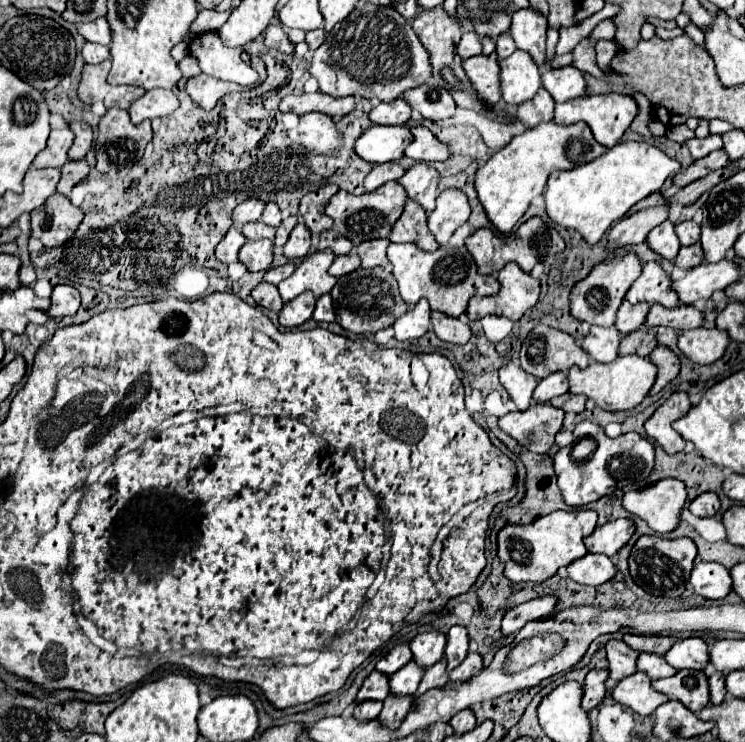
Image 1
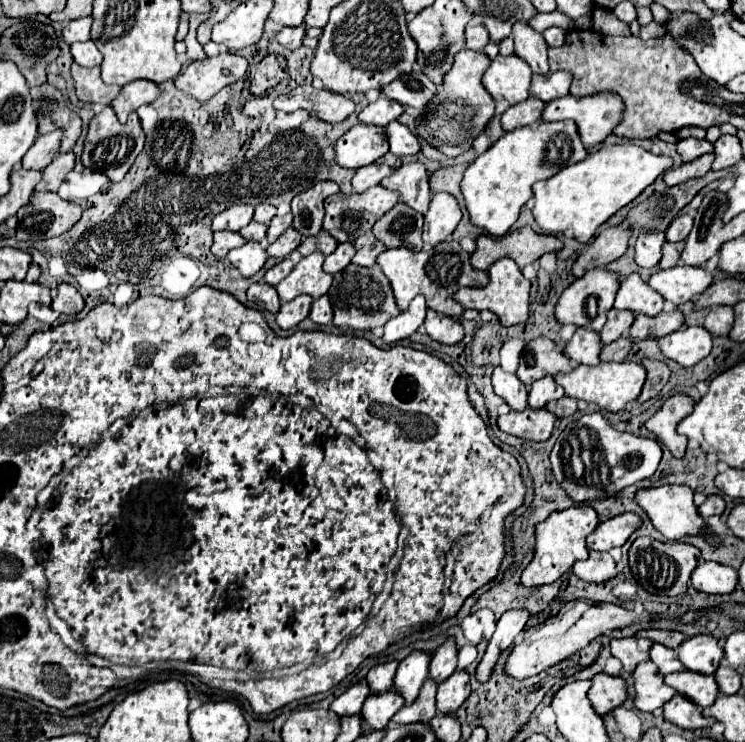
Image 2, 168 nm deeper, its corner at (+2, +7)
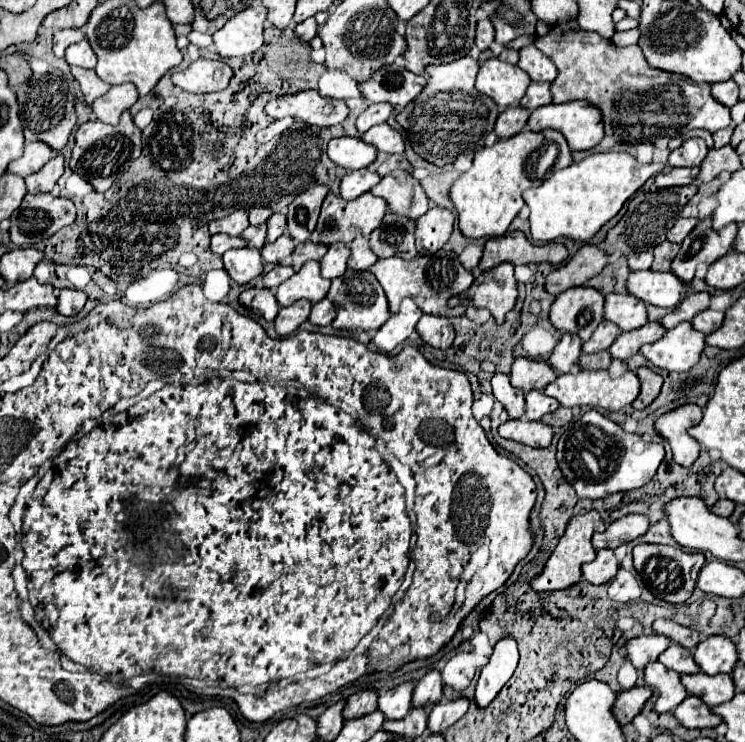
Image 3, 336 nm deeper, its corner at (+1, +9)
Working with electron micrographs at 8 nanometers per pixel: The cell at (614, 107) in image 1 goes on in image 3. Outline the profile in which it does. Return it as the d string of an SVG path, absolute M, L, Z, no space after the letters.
M585 101L539 107L537 111L531 111L527 127L529 131L561 131L571 151L593 149L603 139L601 113Z

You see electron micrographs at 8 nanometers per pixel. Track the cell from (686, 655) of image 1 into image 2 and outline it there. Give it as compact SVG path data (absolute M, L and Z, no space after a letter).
M694 635L676 649L676 655L680 663L690 669L704 675L712 675L716 671L716 665L722 659L722 647L712 635Z

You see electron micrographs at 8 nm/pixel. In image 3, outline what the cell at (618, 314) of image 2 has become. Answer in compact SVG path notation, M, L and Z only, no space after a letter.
M601 321L599 327L593 331L591 339L581 345L581 351L583 353L599 353L599 351L605 351L605 349L611 347L611 343L617 339L617 335L619 335L619 331L617 331L617 327L613 327L613 323Z

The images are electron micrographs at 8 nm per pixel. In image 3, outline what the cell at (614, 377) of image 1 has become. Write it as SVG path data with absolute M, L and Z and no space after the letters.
M569 371L565 375L559 375L549 387L545 387L545 395L557 399L563 407L601 407L605 411L619 411L625 405L631 405L639 395L639 379L633 371L627 371L625 375L613 379L607 371Z

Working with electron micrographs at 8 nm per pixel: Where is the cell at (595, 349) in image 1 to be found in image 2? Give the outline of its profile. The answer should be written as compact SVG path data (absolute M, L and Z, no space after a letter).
M578 327L574 337L568 341L564 353L568 353L568 357L576 363L584 363L584 365L598 365L600 363L600 351L602 351L602 341L600 341L600 333L594 329L584 329Z

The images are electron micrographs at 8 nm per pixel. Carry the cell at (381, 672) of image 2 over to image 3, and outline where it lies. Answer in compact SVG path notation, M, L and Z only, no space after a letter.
M363 689L363 691L357 691L351 697L347 697L345 707L343 707L343 719L345 721L357 719L363 715L369 715L375 709L377 709L377 693Z

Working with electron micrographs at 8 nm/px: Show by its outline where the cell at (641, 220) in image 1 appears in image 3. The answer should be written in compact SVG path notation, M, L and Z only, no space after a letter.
M583 245L571 261L553 269L545 279L545 291L559 295L571 287L585 285L607 265L607 255L597 245Z

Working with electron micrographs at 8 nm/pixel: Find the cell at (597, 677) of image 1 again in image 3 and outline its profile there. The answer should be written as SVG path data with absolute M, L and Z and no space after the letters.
M633 687L629 691L621 691L617 695L617 703L615 703L615 715L617 721L621 725L627 725L633 721L635 715L641 713L641 709L645 707L645 703L651 699L653 691L649 687Z

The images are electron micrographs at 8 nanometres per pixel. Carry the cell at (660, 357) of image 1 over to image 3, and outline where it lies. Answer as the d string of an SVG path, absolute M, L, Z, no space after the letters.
M641 367L637 371L637 377L641 381L641 393L639 397L633 401L633 407L635 409L645 409L661 391L661 383L663 383L663 377L657 375L655 371L647 369L647 367Z

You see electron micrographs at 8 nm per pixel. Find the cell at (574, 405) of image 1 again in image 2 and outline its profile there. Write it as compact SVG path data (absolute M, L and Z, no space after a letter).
M562 397L558 401L550 401L546 405L546 409L552 411L556 417L568 417L568 415L572 415L576 411L576 403L578 401L572 399L572 397Z

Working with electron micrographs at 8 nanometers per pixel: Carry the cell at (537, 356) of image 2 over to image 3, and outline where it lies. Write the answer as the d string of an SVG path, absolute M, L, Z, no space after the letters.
M517 357L511 369L511 385L521 389L523 393L529 393L533 389L543 391L549 383L555 381L555 371L547 363L529 361L525 357Z

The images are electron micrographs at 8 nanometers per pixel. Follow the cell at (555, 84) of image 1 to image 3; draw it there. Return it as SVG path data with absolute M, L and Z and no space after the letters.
M531 83L527 93L523 95L523 99L519 101L519 105L529 109L529 111L533 111L537 107L543 107L543 105L549 105L551 103L549 87L551 87L551 83Z

